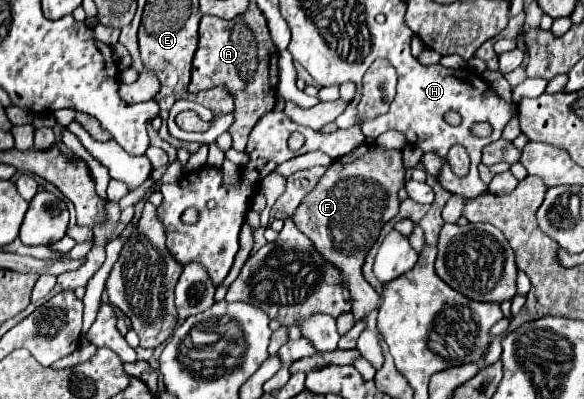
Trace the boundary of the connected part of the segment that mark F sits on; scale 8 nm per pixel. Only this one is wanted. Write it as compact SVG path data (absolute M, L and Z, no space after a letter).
M374 143L360 145L354 153L336 159L328 167L314 191L306 195L292 217L296 227L314 243L320 255L340 271L340 277L344 279L342 285L352 297L356 321L368 317L380 301L380 295L362 277L362 263L380 235L382 225L398 213L398 189L404 187L404 173L402 151L388 151Z

